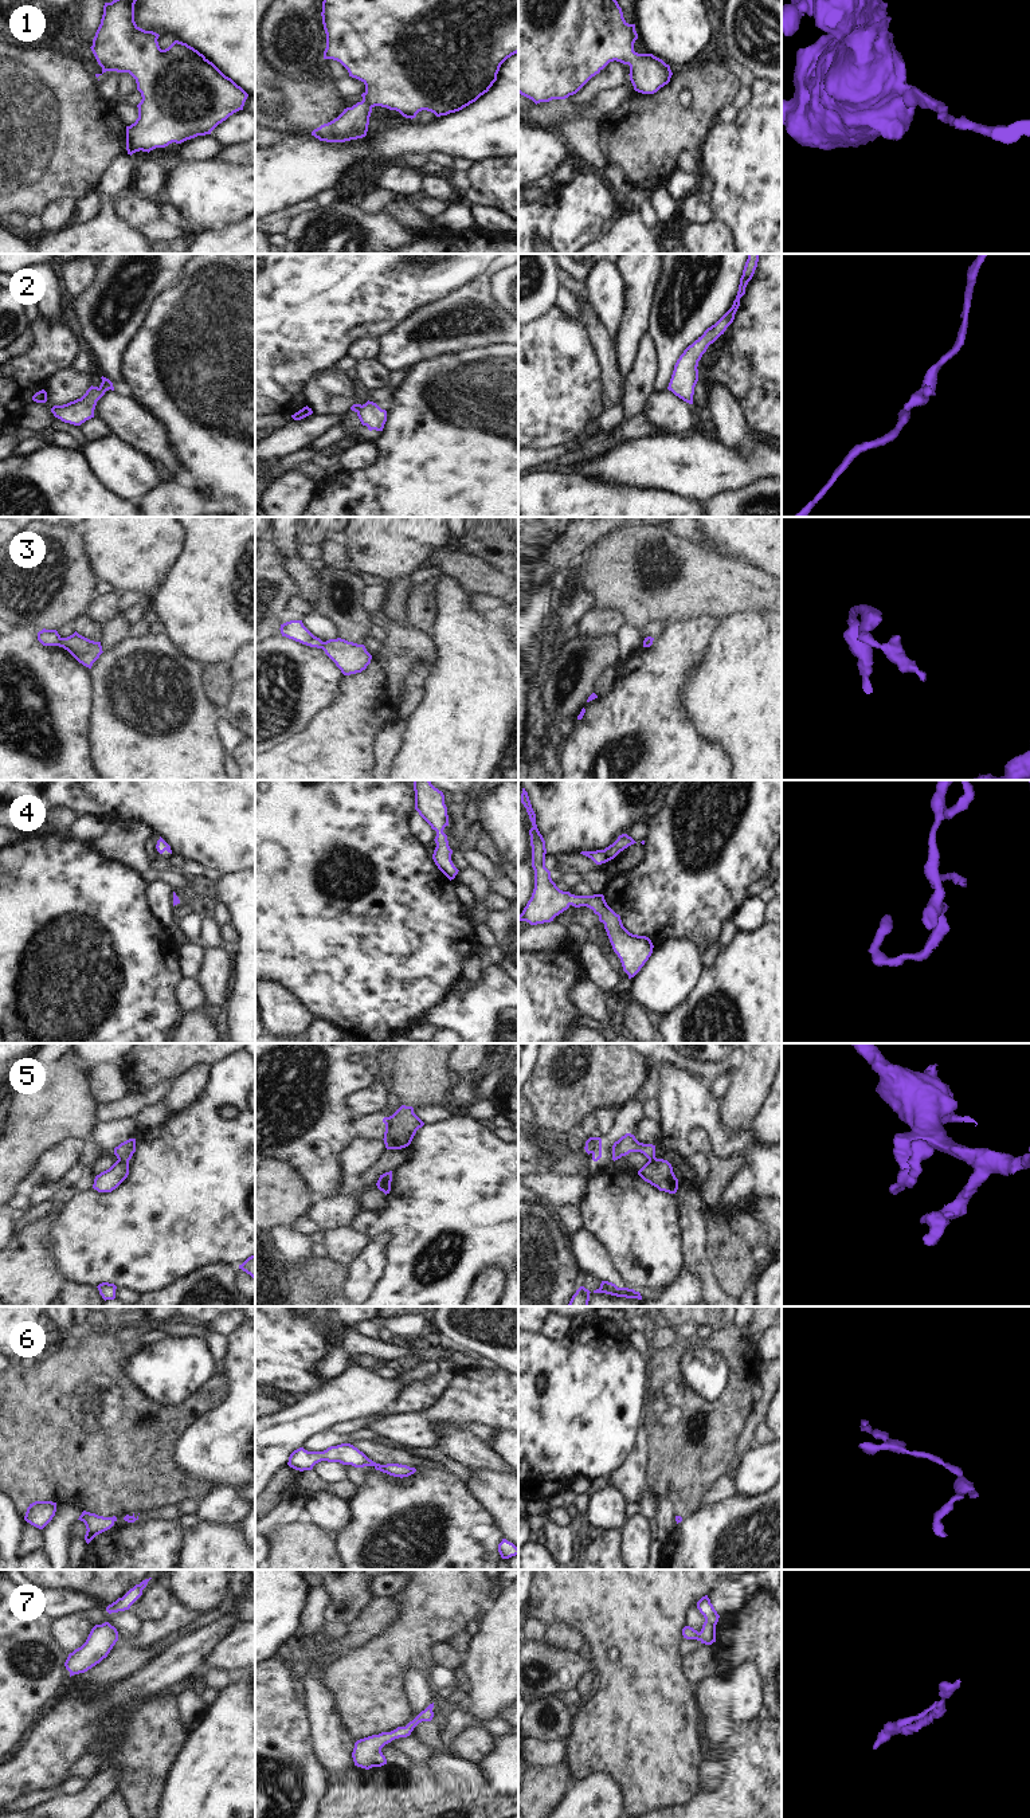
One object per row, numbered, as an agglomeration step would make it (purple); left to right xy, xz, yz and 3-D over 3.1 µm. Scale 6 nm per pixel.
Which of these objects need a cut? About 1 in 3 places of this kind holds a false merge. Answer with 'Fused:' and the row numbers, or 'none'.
Fused: 3, 5

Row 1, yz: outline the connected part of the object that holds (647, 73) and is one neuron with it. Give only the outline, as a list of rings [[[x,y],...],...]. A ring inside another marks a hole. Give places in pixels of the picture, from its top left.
[[[518,0],[518,93],[536,105],[540,102],[549,102],[552,99],[565,99],[569,95],[576,94],[592,77],[599,74],[610,62],[620,62],[630,66],[630,81],[634,90],[642,94],[654,94],[661,87],[670,82],[673,75],[670,66],[653,54],[638,54],[634,51],[634,43],[638,39],[635,24],[628,24],[622,8],[616,0]]]

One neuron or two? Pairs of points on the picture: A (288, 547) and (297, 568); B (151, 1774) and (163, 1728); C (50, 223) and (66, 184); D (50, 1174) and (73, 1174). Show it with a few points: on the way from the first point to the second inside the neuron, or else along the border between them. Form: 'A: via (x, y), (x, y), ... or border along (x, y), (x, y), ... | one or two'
A: via (292, 552), (296, 563) | one
B: via (151, 1763), (152, 1739) | one
C: border along (74, 198), (57, 196), (39, 214) | two
D: border along (75, 1164), (58, 1182) | two

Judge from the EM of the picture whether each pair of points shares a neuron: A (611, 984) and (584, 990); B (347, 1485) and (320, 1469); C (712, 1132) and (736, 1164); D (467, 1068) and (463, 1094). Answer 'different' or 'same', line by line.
A: different
B: different
C: different
D: same

